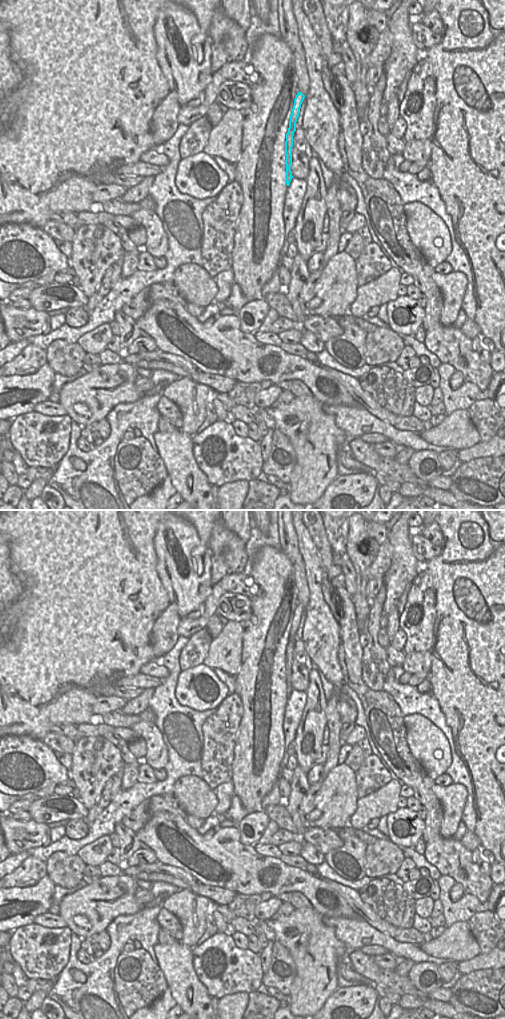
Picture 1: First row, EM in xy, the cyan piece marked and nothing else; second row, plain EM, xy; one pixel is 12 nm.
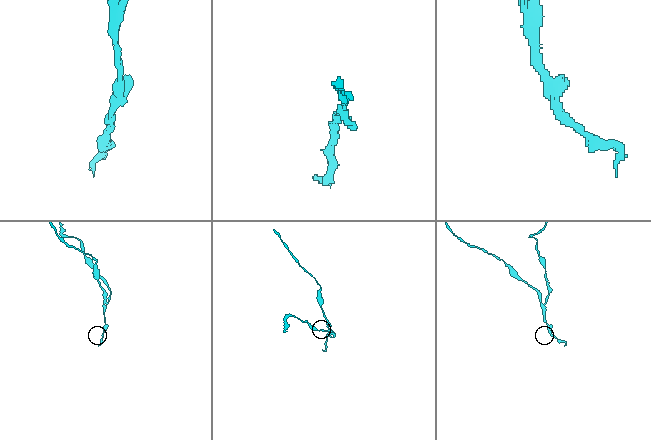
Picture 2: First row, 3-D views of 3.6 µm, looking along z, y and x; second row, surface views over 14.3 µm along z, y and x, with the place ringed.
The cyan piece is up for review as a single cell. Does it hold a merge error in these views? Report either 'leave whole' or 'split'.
split

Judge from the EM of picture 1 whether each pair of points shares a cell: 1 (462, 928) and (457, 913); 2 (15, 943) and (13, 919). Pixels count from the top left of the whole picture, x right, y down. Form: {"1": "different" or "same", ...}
{"1": "different", "2": "different"}

